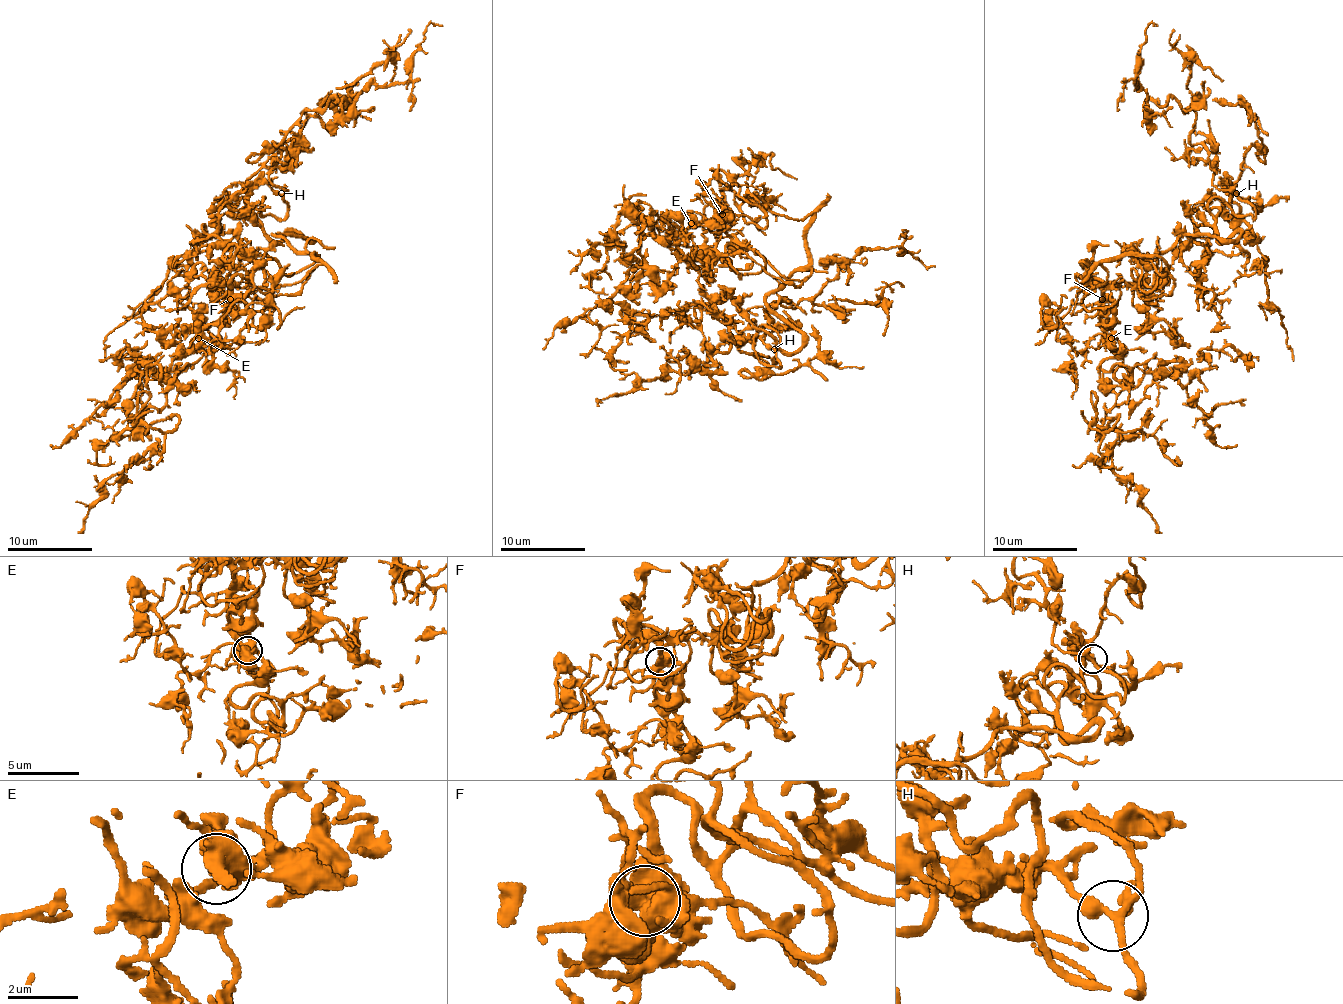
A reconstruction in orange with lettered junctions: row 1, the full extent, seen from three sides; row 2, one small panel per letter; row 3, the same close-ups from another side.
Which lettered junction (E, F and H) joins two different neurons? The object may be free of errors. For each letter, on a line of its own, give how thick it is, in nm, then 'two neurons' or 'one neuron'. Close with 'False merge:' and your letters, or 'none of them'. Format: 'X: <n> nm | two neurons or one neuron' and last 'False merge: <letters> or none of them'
E: 550 nm | one neuron
F: 550 nm | one neuron
H: 280 nm | one neuron
False merge: none of them

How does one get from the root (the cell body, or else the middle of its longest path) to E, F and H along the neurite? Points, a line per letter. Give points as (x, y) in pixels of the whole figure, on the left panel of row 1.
E: (281, 236), (317, 257), (302, 287), (253, 299), (230, 297), (228, 282), (224, 316), (198, 338)
F: (281, 236), (317, 257), (302, 287), (253, 299), (230, 297), (228, 282), (230, 299)
H: (281, 236), (273, 236), (309, 242), (264, 231), (262, 199), (262, 214), (283, 219), (281, 193)

